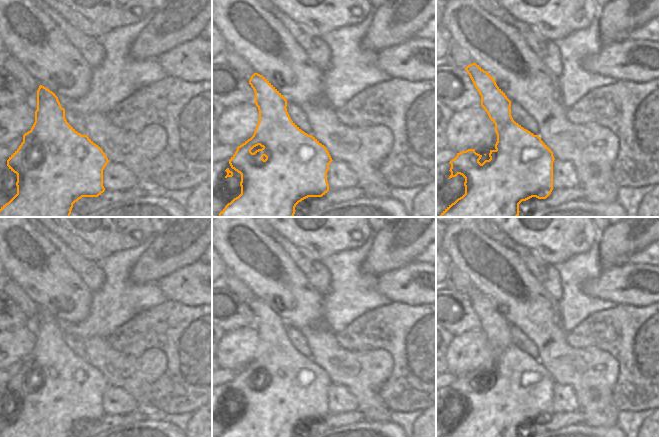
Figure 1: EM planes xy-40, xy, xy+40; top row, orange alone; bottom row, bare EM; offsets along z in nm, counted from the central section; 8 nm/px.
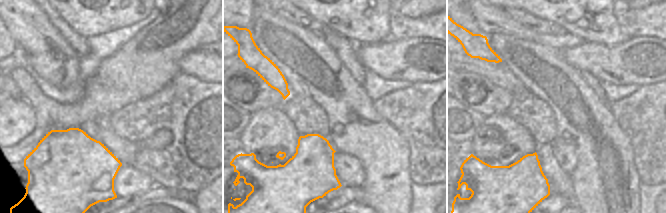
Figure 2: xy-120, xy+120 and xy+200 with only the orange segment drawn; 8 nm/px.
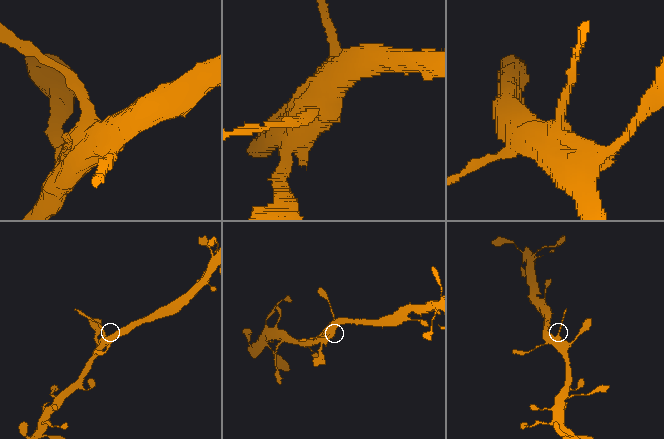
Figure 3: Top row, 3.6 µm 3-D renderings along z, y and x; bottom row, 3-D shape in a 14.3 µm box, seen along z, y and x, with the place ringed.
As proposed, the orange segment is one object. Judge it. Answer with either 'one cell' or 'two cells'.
two cells

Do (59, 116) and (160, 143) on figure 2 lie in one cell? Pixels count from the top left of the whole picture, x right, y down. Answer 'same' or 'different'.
different

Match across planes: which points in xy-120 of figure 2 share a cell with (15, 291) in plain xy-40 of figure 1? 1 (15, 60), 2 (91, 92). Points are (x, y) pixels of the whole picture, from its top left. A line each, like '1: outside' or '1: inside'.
1: outside
2: inside

